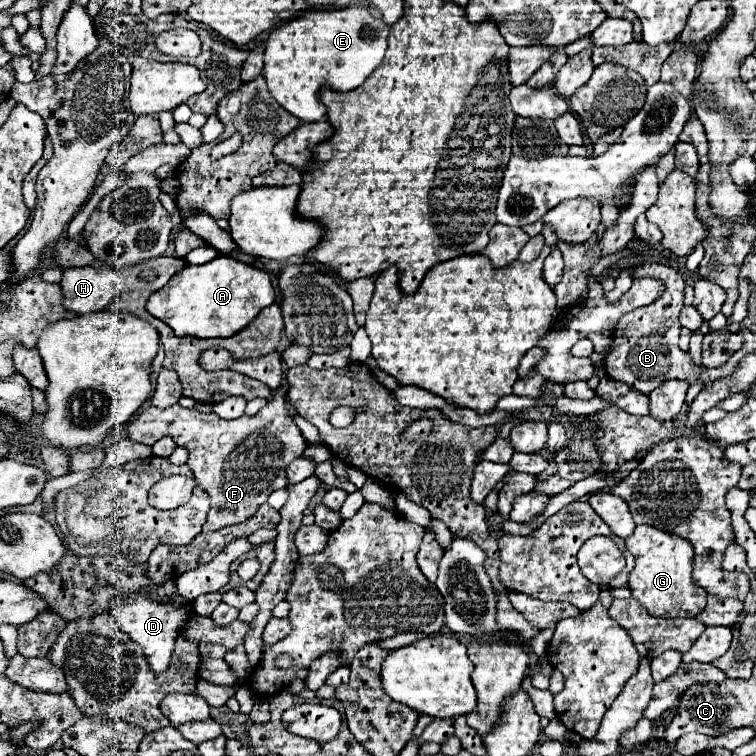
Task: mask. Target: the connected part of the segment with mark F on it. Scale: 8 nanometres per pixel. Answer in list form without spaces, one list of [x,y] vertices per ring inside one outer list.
[[[277,390],[269,404],[255,416],[243,414],[235,420],[223,420],[213,412],[201,414],[179,404],[163,410],[149,406],[135,422],[129,424],[127,436],[133,442],[149,446],[163,436],[171,436],[177,446],[189,450],[187,464],[193,470],[193,480],[197,486],[205,488],[211,498],[211,510],[207,514],[207,522],[203,524],[203,532],[221,530],[253,516],[257,508],[267,502],[267,496],[273,490],[287,486],[285,468],[307,448],[301,430],[295,426],[287,410],[283,390]]]

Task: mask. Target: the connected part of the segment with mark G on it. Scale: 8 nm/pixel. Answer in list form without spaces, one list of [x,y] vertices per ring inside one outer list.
[[[637,526],[625,542],[635,556],[635,568],[629,574],[633,598],[647,608],[649,614],[661,618],[691,618],[707,604],[707,592],[693,584],[693,546],[685,538],[657,530],[653,526]]]

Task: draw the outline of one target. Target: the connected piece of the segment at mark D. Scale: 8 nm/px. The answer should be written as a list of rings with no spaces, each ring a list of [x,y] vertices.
[[[131,596],[127,600],[113,600],[111,608],[113,608],[111,614],[117,616],[125,634],[143,648],[149,668],[157,674],[165,672],[165,668],[169,668],[169,664],[171,664],[173,646],[175,646],[175,640],[181,632],[179,626],[183,626],[187,620],[187,608],[163,606],[155,600],[149,600],[147,596]]]

